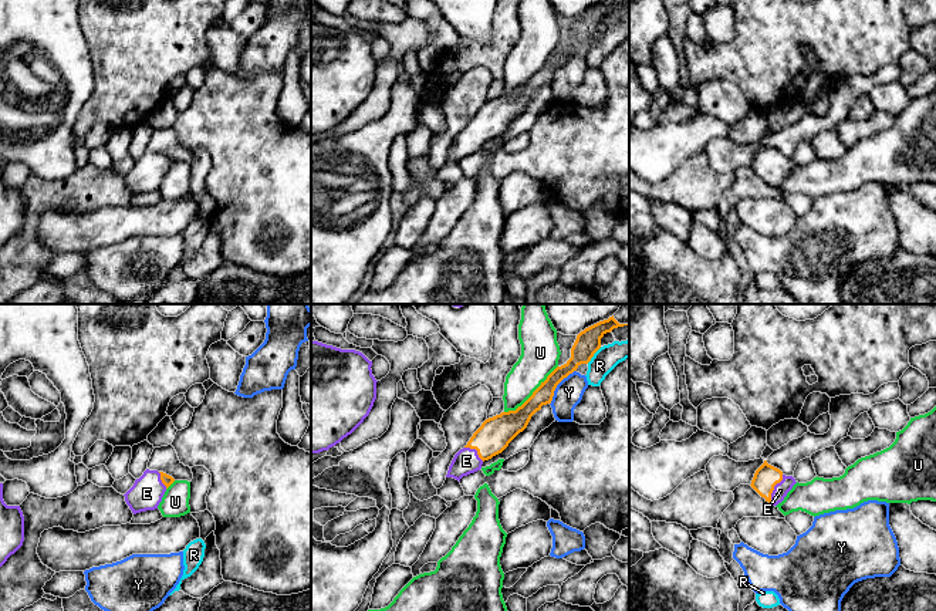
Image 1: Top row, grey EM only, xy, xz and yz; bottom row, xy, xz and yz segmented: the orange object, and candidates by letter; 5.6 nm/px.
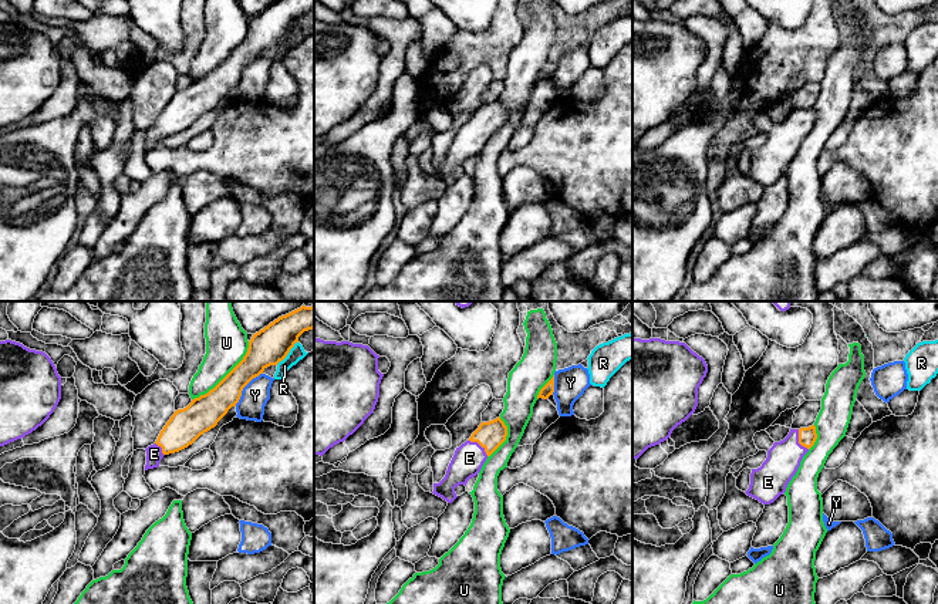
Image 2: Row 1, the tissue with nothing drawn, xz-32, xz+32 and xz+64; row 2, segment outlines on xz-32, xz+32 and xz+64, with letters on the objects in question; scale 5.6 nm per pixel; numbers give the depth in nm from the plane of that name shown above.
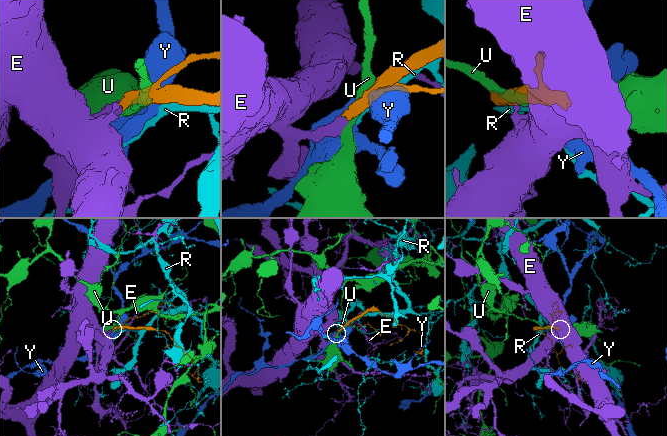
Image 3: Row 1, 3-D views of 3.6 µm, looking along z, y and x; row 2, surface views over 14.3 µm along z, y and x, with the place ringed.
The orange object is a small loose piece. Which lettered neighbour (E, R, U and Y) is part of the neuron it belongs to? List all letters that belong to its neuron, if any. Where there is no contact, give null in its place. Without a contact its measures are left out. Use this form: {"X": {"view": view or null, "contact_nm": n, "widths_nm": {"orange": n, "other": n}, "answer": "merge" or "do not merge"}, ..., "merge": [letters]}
{"E": {"view": "yz", "contact_nm": 180, "widths_nm": {"orange": 140, "other": 80}, "answer": "merge"}, "R": {"view": "xz", "contact_nm": 130, "widths_nm": {"orange": 140, "other": 140}, "answer": "do not merge"}, "U": {"view": "xz", "contact_nm": 400, "widths_nm": {"orange": 160, "other": 220}, "answer": "do not merge"}, "Y": {"view": "xz", "contact_nm": 240, "widths_nm": {"orange": 130, "other": 160}, "answer": "do not merge"}, "merge": ["E"]}

